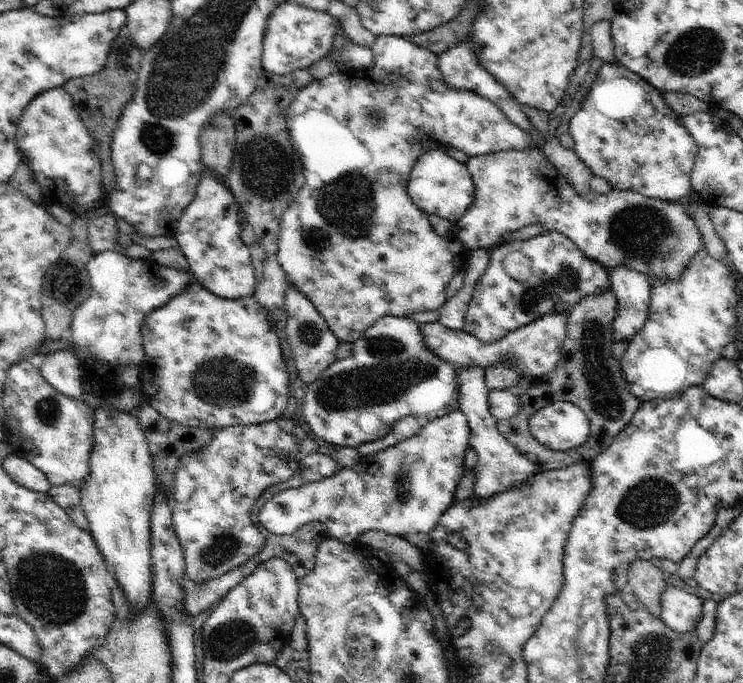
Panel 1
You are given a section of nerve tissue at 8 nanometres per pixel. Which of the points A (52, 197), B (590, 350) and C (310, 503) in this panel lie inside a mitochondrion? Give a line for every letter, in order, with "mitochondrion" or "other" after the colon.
A: other
B: mitochondrion
C: other

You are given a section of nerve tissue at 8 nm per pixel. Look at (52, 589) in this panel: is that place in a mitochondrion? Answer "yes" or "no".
yes

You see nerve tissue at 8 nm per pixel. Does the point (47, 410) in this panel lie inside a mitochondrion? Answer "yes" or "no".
yes

